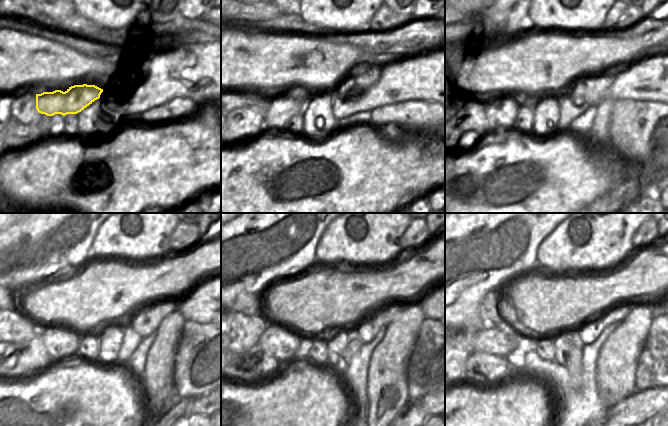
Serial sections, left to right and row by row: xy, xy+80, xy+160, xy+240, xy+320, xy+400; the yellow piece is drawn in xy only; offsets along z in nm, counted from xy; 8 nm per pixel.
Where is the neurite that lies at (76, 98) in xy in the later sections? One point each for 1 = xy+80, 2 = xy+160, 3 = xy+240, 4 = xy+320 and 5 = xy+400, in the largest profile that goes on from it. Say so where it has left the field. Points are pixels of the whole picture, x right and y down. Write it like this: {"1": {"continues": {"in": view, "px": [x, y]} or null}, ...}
{"1": {"continues": {"in": "xy+80", "px": [278, 111]}}, "2": {"continues": {"in": "xy+160", "px": [501, 113]}}, "3": {"continues": {"in": "xy+240", "px": [61, 343]}}, "4": {"continues": {"in": "xy+320", "px": [277, 340]}}, "5": {"continues": {"in": "xy+400", "px": [493, 341]}}}

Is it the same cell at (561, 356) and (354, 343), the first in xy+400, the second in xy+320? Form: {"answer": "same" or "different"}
{"answer": "different"}

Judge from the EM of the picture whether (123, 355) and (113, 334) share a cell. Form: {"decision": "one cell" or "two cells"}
{"decision": "two cells"}

